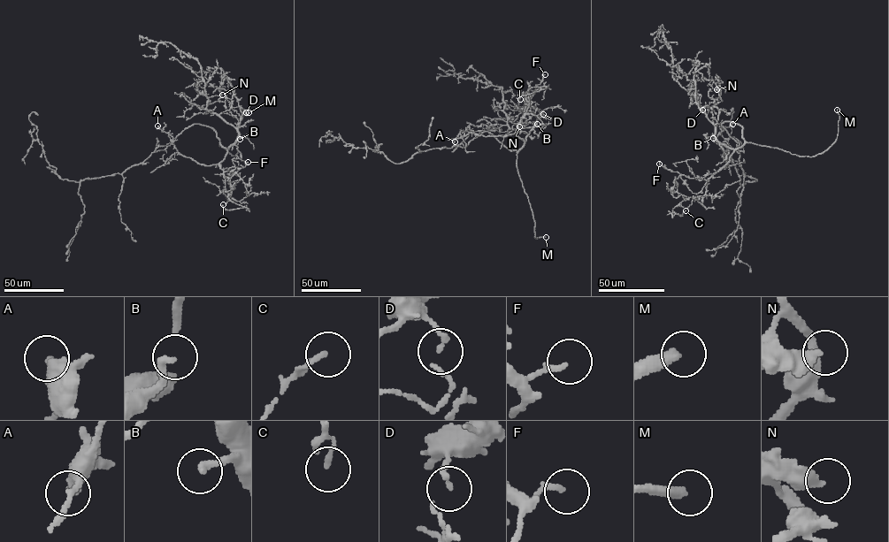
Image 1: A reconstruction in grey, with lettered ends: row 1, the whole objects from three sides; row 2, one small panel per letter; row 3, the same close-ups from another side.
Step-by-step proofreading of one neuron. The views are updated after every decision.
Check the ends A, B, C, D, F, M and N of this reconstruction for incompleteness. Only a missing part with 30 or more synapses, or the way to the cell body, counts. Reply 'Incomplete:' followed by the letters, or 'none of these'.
Incomplete: B, M

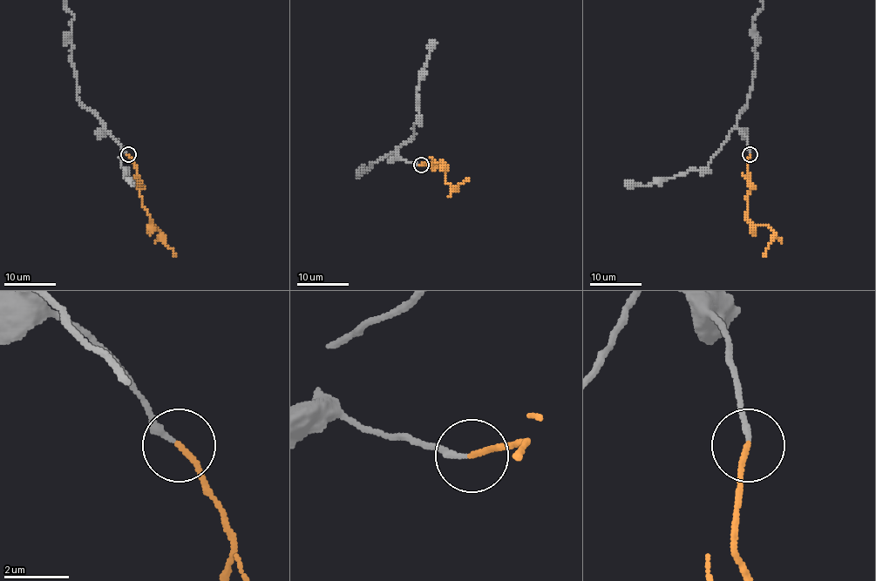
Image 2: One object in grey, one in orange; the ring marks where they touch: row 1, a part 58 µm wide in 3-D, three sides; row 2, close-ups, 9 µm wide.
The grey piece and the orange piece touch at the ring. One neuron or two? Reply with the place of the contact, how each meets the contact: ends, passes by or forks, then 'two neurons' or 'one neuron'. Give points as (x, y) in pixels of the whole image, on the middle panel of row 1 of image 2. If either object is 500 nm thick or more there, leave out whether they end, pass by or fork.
(421, 165) | grey ends | orange ends | one neuron

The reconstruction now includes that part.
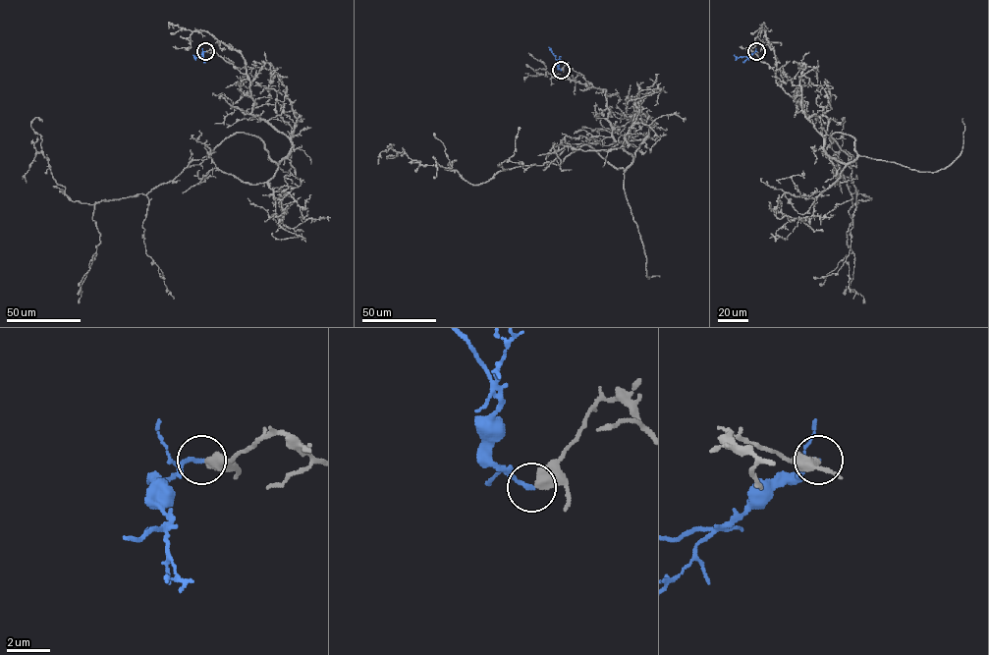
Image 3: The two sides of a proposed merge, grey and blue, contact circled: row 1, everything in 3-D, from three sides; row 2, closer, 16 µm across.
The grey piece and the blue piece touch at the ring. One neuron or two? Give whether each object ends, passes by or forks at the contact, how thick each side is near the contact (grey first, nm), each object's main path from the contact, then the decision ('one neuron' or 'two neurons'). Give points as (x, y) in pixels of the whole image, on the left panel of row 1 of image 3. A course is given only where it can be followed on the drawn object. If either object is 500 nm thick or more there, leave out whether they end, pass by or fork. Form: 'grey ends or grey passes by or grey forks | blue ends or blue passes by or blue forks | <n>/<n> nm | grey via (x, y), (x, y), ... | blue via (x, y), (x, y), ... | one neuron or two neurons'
550/190 nm | grey via (205, 51), (290, 139), (280, 163), (236, 133), (145, 194), (80, 203), (42, 122) | blue via (205, 51), (201, 56), (192, 55) | two neurons

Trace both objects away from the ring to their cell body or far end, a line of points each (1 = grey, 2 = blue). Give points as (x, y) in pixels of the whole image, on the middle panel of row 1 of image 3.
1: (561, 70), (606, 89), (615, 140), (647, 137), (625, 170), (581, 145), (472, 185), (398, 155)
2: (561, 70), (548, 47)

